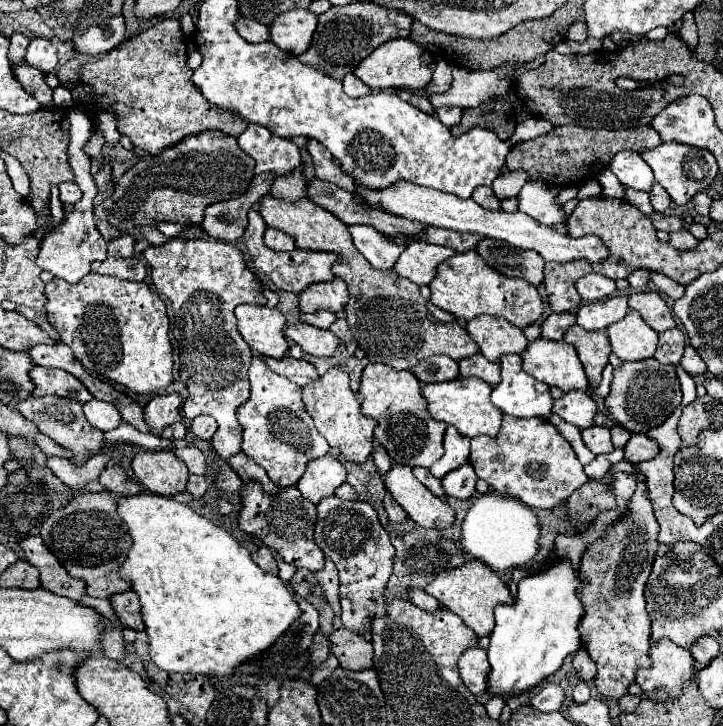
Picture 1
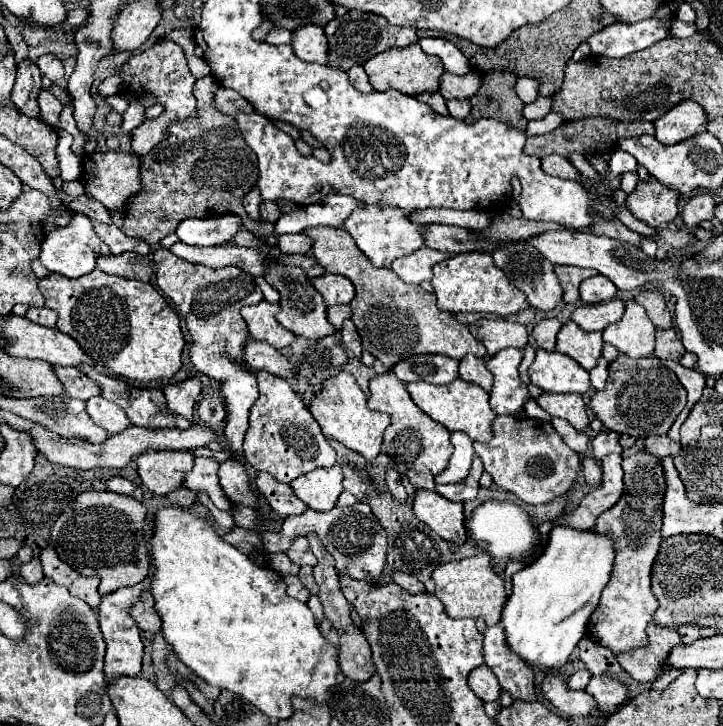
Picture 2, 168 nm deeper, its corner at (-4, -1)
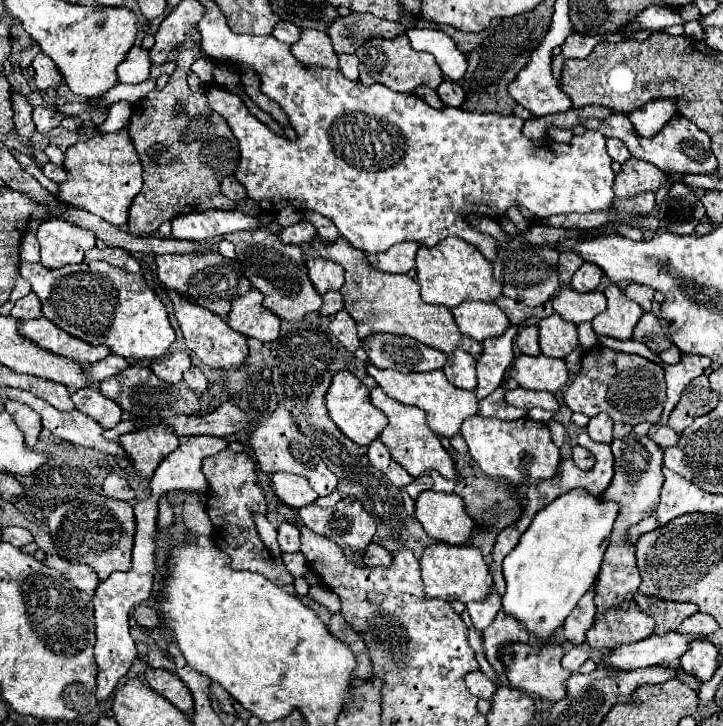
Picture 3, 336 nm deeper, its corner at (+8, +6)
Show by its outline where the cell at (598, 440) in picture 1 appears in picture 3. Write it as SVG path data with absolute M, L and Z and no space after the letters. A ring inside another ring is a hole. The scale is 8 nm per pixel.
M598 414L590 418L586 430L594 442L612 442L612 420L608 414Z

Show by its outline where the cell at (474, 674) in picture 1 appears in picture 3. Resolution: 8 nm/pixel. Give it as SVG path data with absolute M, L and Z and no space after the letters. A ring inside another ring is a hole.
M480 670L468 672L468 674L464 676L464 682L466 682L466 688L468 688L474 696L478 696L478 698L490 700L490 696L492 696L494 690L496 690L496 686L492 684L492 680L488 680Z

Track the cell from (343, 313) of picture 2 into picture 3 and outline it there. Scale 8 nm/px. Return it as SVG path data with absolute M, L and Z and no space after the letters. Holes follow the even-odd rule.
M326 292L322 294L322 308L320 308L320 314L322 316L334 316L336 312L340 312L344 308L344 298L340 292Z

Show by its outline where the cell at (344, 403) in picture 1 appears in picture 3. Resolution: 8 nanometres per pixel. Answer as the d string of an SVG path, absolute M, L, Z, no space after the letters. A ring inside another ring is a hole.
M340 370L340 372L334 374L334 378L330 382L330 388L324 396L324 404L326 404L328 416L340 428L340 432L360 446L368 446L374 438L378 438L378 434L384 430L384 426L388 422L386 416L370 404L368 388L348 370Z

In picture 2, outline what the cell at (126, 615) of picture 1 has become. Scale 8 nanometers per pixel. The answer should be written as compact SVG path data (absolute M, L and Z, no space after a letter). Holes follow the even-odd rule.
M144 591L142 599L130 609L130 613L142 631L150 631L150 633L160 631L160 615L154 609L154 599L150 591Z

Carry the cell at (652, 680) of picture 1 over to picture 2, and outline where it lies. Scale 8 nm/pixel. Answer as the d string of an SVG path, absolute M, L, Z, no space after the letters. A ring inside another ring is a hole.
M650 623L646 633L648 633L646 647L638 647L636 651L624 651L616 655L622 669L640 683L658 679L660 677L658 671L662 669L666 655L672 651L672 647L680 645L680 635L676 629Z

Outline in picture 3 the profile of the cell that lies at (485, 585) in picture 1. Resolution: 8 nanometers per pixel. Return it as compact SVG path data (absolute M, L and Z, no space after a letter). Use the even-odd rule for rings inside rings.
M444 542L428 546L420 558L420 570L424 580L424 592L428 598L458 600L462 604L482 602L492 592L492 576L476 546L448 546Z

